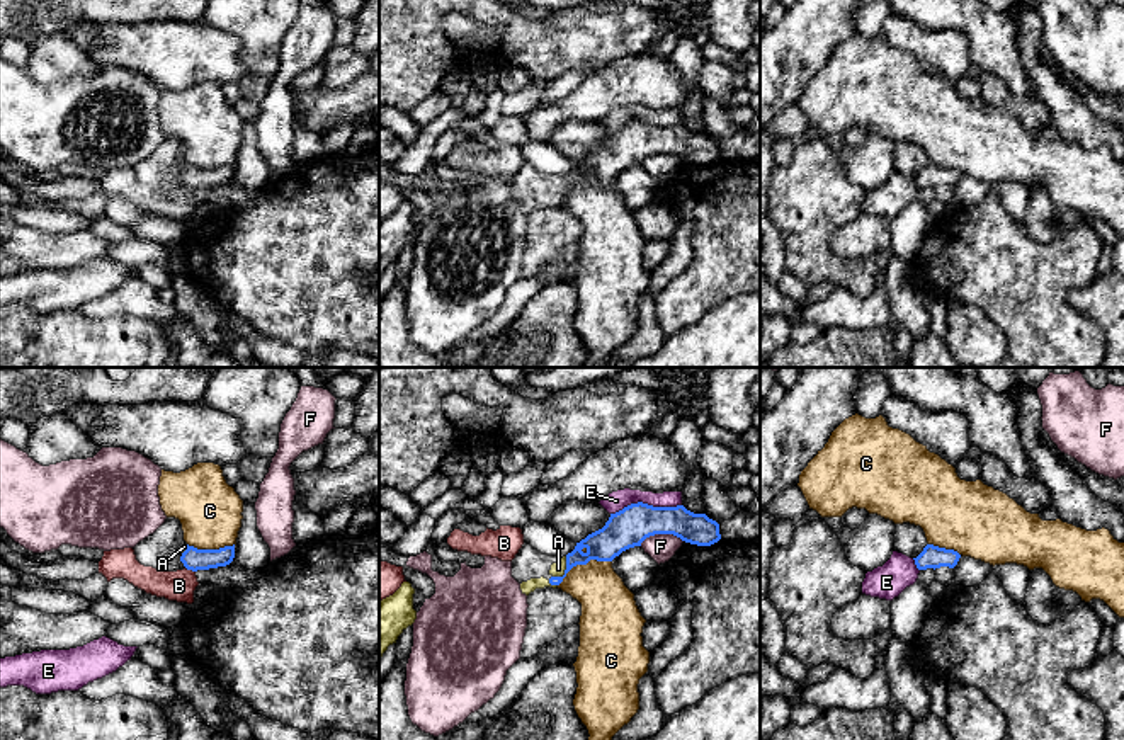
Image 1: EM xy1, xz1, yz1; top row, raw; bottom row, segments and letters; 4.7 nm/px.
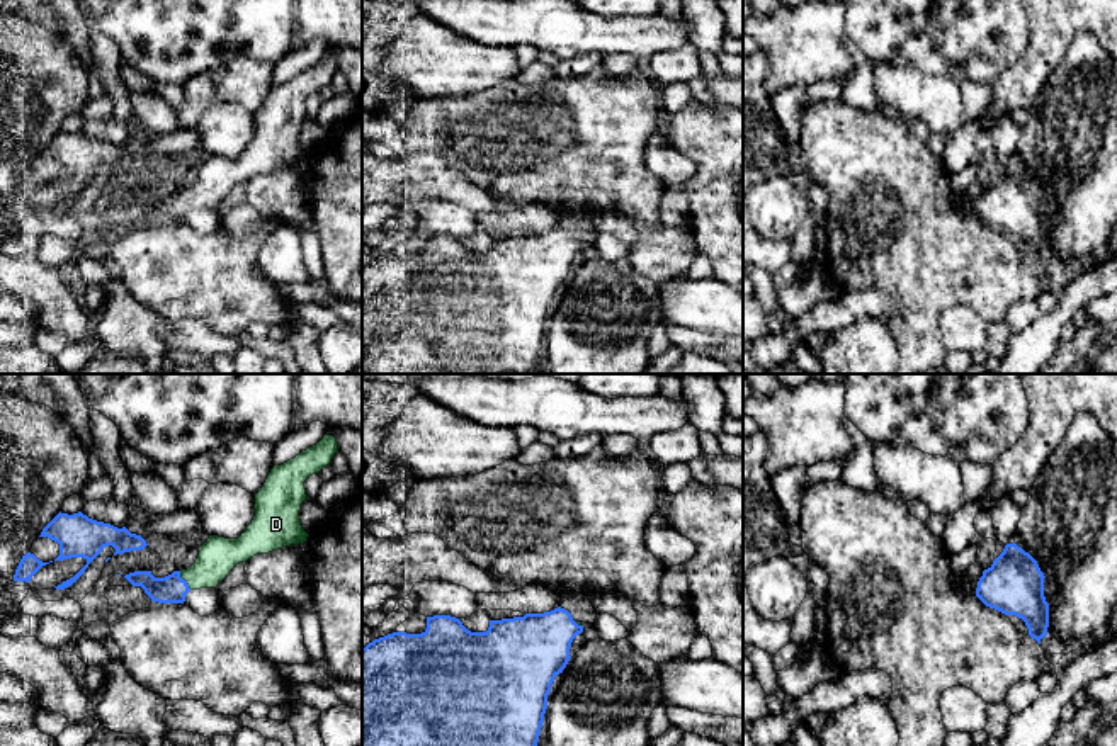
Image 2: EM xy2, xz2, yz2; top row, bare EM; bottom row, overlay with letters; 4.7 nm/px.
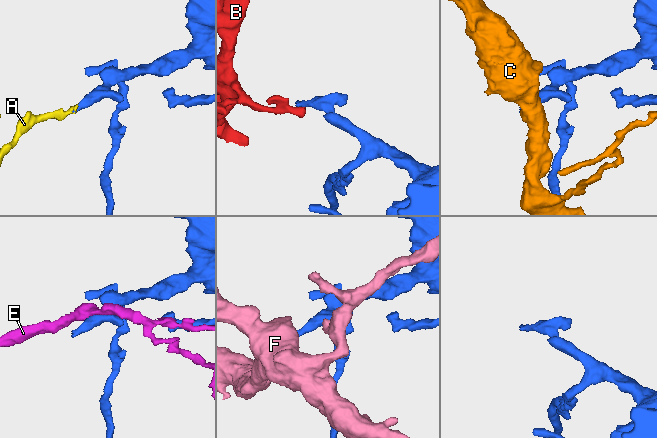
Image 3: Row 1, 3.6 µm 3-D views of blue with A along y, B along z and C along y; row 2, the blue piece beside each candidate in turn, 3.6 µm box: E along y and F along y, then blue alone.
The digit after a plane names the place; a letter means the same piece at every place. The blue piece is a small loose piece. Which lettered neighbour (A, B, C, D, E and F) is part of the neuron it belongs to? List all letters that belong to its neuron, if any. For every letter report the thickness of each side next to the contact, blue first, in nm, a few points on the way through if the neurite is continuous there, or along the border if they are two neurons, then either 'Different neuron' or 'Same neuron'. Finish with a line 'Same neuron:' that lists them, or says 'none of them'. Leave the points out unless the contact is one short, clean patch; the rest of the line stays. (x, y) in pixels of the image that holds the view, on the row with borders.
A: Thickness 160 nm (blue) against 70 nm. Path across: xz1 (604, 545), (565, 570), (558, 569). Same neuron
B: Thickness 110 nm (blue) against 150 nm. Different neuron
C: Thickness 170 nm (blue) against 260 nm. Boundary: xz1 (611, 560), (577, 563), (558, 586). Different neuron
D: Thickness 140 nm (blue) against 180 nm. Path across: xy2 (172, 588), (184, 580), (198, 576), (218, 556). Same neuron
E: Thickness 190 nm (blue) against 90 nm. Boundary: xz1 (681, 504), (648, 506), (631, 502), (611, 514). Different neuron
F: Thickness 190 nm (blue) against 130 nm. Boundary: xz1 (682, 540), (672, 535), (650, 535), (640, 545). Different neuron
Same neuron: A, D

